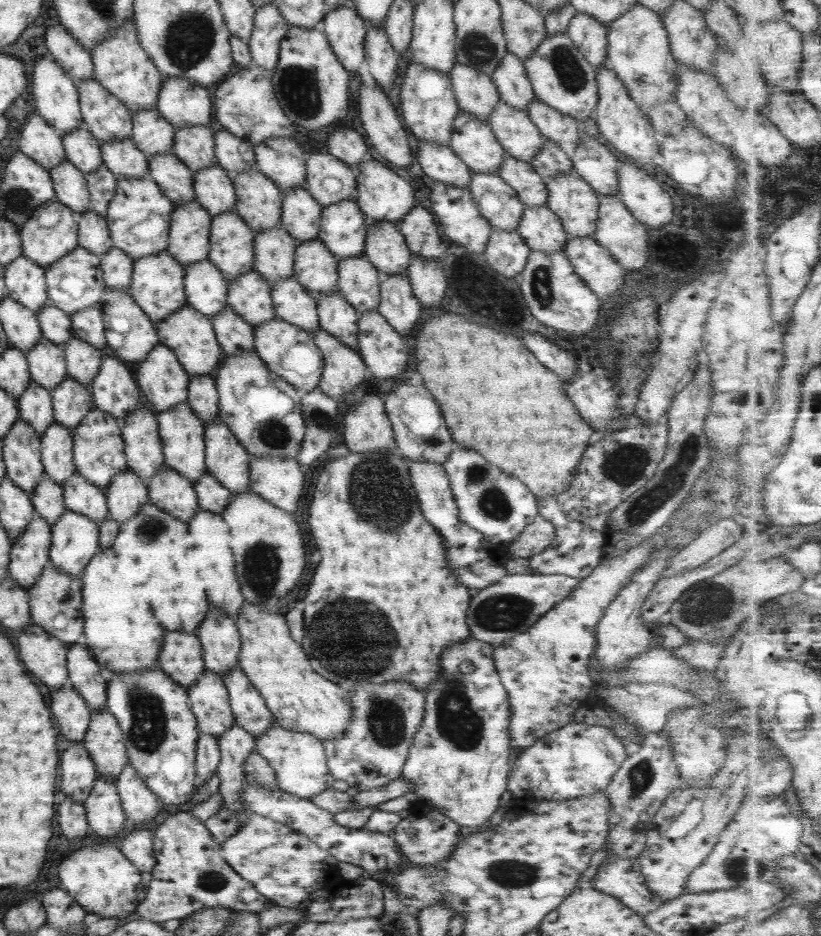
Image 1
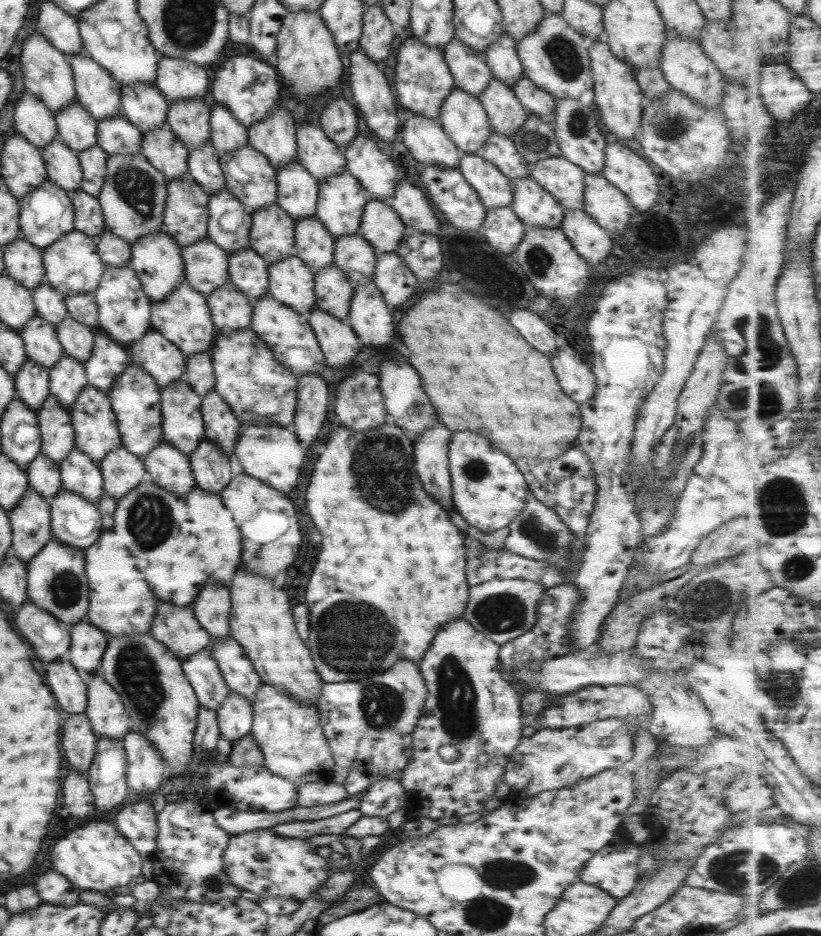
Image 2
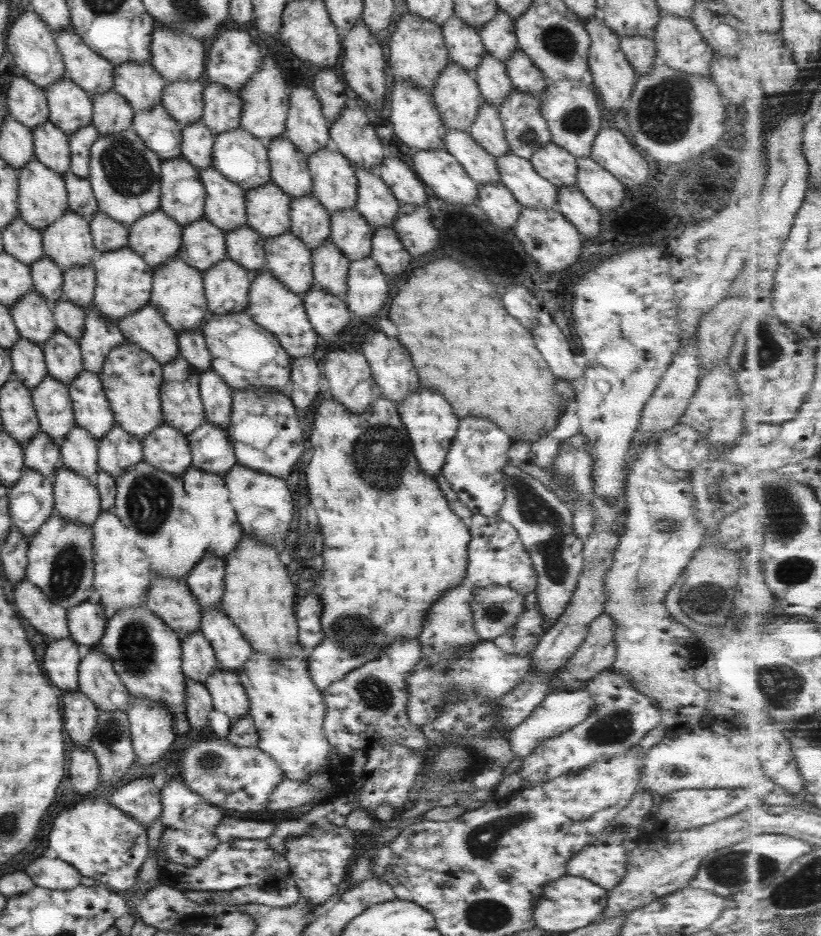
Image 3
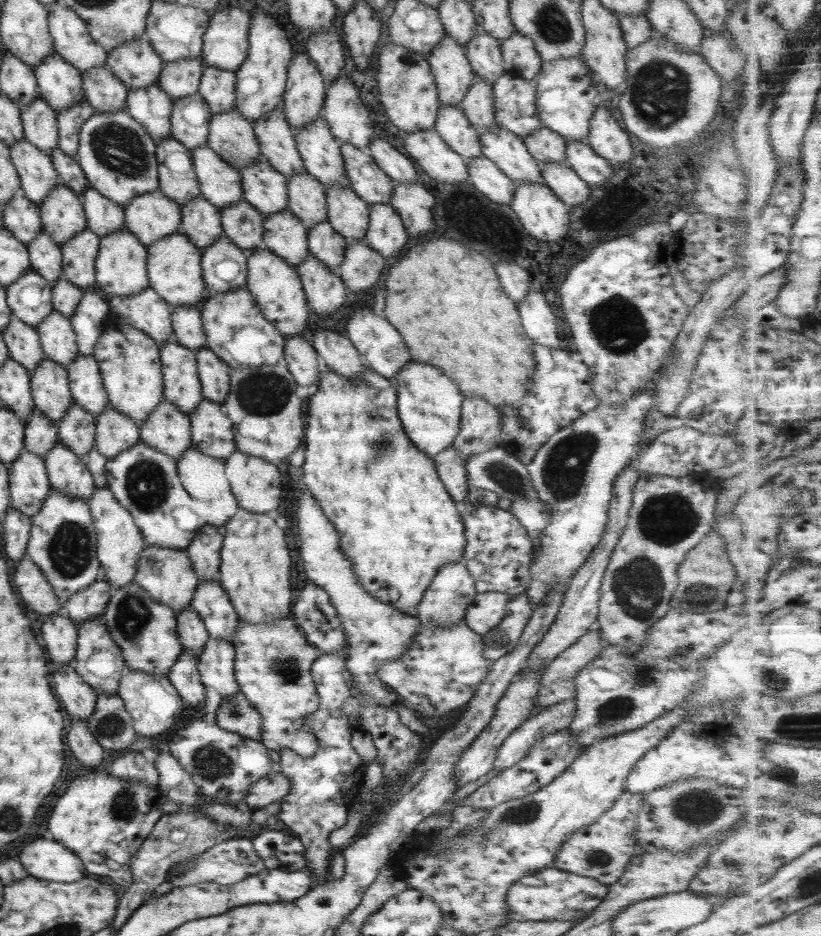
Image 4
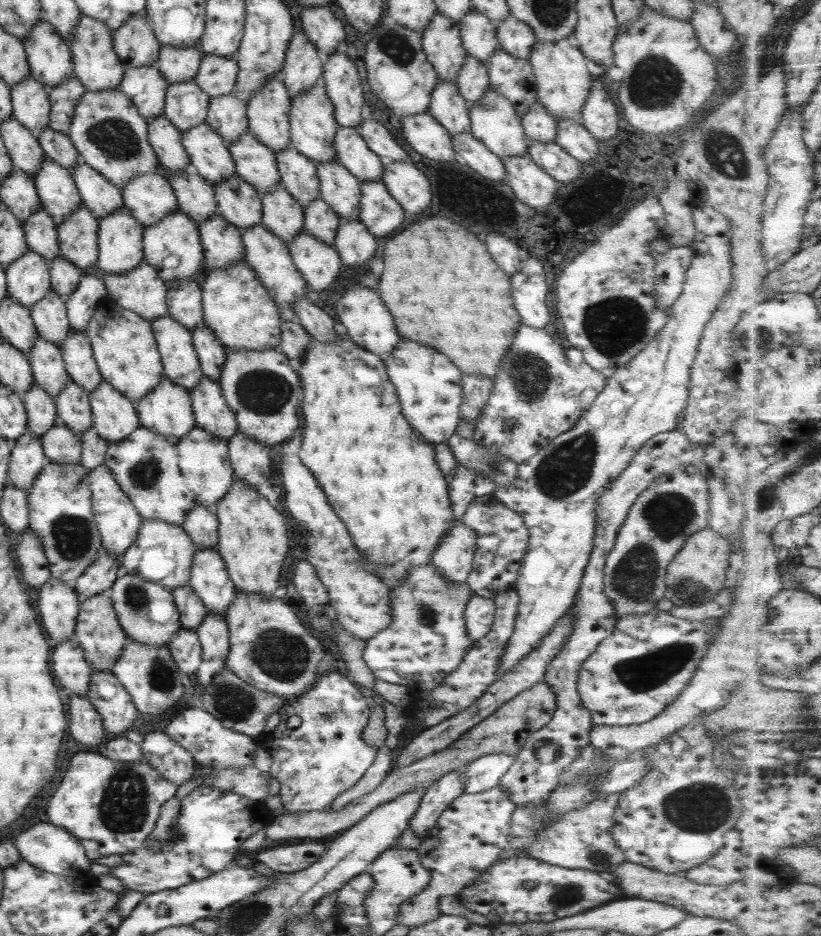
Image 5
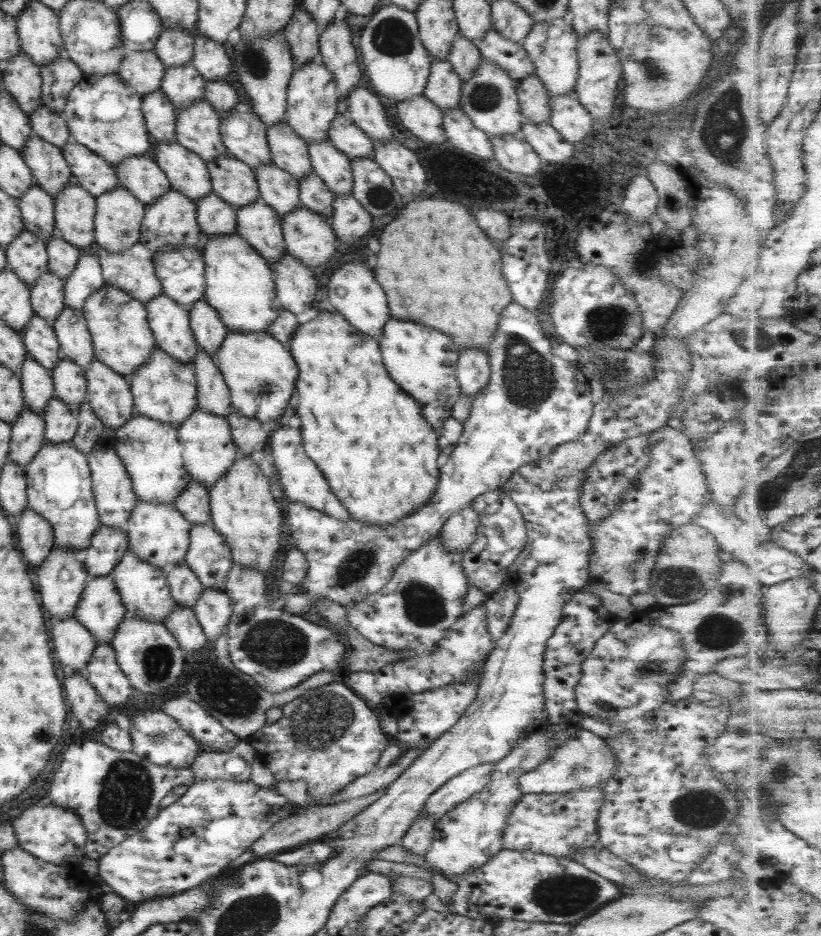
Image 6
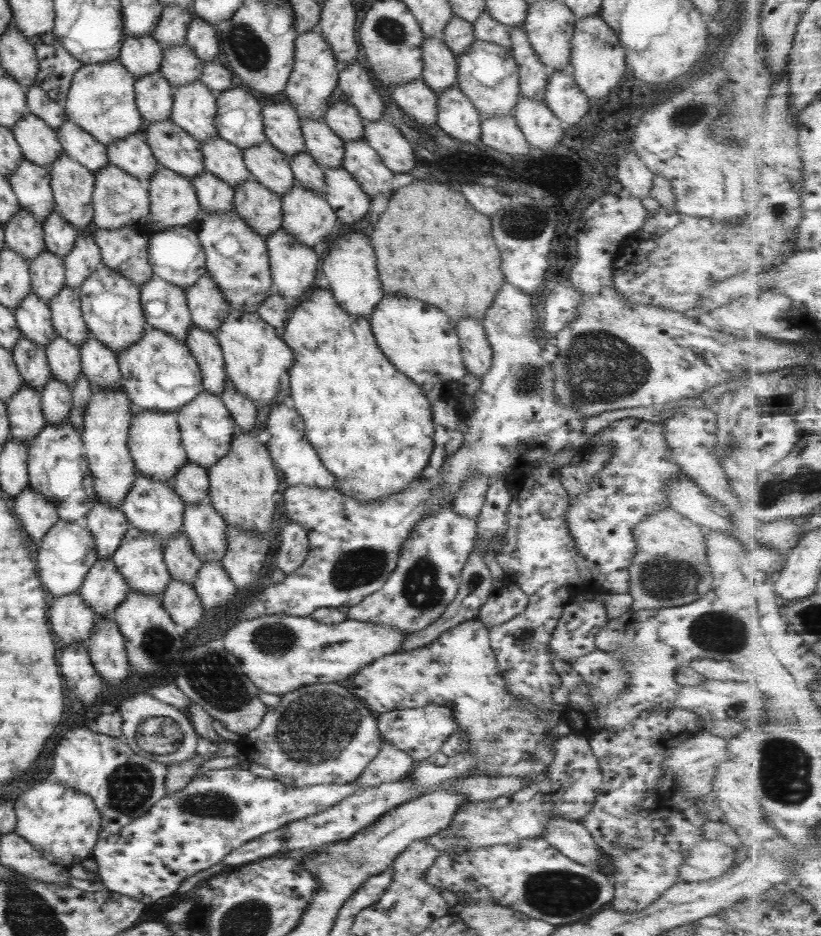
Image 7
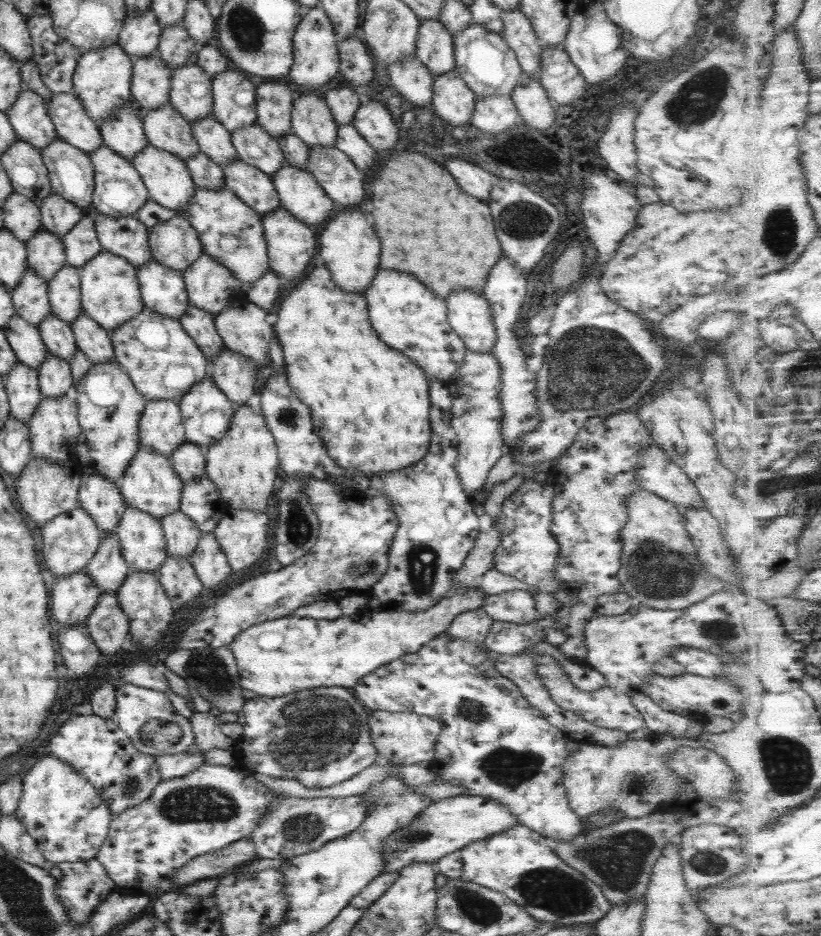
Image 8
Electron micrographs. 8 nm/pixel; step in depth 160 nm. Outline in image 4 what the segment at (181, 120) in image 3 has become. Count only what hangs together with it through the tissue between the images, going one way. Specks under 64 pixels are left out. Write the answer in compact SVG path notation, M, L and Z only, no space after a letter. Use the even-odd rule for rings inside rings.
M202 58L165 62L158 74L156 85L173 101L198 92L203 69Z

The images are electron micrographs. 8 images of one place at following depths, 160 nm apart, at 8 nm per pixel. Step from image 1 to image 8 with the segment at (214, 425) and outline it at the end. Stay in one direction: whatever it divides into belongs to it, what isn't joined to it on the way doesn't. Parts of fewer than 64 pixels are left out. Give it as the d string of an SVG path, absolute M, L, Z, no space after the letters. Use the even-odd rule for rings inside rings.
M204 252L181 277L189 304L213 317L243 297L240 282L232 272Z

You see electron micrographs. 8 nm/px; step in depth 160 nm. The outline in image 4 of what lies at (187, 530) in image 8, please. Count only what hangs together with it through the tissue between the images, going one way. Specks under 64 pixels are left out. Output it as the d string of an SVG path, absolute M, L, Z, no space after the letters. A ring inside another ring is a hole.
M188 604L185 608L178 610L175 620L182 650L193 653L195 658L198 658L209 637L199 615Z

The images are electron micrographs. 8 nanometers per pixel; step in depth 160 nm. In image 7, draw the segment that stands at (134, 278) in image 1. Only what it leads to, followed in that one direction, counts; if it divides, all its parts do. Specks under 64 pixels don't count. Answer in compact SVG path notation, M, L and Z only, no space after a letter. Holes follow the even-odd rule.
M143 129L108 144L106 157L108 164L112 164L129 176L135 177L143 184L149 181L149 177L153 176L159 167L145 142Z

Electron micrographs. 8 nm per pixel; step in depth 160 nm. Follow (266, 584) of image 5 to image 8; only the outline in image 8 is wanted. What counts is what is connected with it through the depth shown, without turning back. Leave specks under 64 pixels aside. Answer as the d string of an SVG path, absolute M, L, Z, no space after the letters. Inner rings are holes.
M246 404L234 407L231 420L223 437L214 440L204 452L204 471L206 477L215 485L219 498L228 504L228 508L237 510L261 510L265 511L265 500L275 492L277 467L276 446L265 424L262 414L254 414L251 407Z

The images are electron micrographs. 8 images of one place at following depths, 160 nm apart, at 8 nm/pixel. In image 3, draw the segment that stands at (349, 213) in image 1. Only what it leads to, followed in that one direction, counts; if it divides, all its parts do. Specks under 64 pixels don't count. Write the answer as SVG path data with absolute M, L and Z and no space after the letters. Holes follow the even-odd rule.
M330 145L307 154L307 170L311 180L311 195L328 215L343 209L353 209L357 201L357 180L346 158Z

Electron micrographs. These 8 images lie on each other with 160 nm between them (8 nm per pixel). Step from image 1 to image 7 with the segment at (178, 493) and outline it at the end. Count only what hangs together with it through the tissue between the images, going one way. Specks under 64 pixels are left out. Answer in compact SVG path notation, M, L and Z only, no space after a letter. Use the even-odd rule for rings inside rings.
M145 323L142 337L118 352L116 357L121 375L120 386L135 410L176 412L202 391L199 367L184 341L177 340L150 324ZM161 374L175 376L171 378L171 390L163 390L157 382Z

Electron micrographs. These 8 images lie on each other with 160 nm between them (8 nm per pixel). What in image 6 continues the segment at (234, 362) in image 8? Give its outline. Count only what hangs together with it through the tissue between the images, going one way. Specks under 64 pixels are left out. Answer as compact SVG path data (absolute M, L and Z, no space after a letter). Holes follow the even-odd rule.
M230 407L230 412L225 420L230 428L231 440L237 447L237 456L250 455L255 450L266 448L267 432L272 428L270 425L257 422L253 418L241 416L232 407Z

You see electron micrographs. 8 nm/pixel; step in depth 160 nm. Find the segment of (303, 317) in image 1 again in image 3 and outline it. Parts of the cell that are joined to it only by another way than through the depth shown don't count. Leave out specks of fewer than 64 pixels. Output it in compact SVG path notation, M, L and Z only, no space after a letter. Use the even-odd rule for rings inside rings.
M289 229L264 240L264 268L291 292L301 296L312 288L309 249Z

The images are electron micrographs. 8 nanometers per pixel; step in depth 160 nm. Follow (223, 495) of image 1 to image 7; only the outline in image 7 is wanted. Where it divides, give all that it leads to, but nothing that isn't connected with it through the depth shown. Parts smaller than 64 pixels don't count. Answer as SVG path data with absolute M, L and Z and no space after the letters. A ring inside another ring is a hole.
M190 324L184 345L199 367L202 390L220 396L227 378L222 352L215 335Z

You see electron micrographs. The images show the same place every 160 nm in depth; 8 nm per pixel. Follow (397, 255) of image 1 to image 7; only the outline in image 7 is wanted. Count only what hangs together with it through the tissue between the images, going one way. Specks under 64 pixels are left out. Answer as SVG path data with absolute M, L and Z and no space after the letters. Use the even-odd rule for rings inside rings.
M348 100L330 104L321 119L342 141L362 138L363 120Z

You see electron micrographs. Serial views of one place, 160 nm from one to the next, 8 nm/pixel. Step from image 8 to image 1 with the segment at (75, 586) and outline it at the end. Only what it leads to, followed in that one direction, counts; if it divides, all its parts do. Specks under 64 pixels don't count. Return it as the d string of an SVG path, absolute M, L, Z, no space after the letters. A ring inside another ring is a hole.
M81 740L70 742L63 750L63 754L59 756L59 772L59 790L66 798L82 803L93 787L96 772Z

